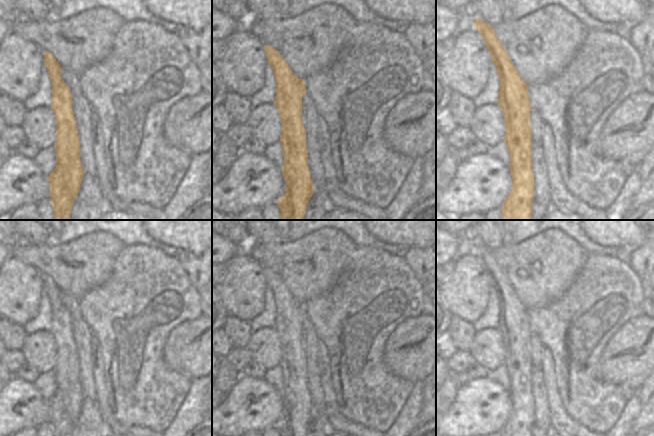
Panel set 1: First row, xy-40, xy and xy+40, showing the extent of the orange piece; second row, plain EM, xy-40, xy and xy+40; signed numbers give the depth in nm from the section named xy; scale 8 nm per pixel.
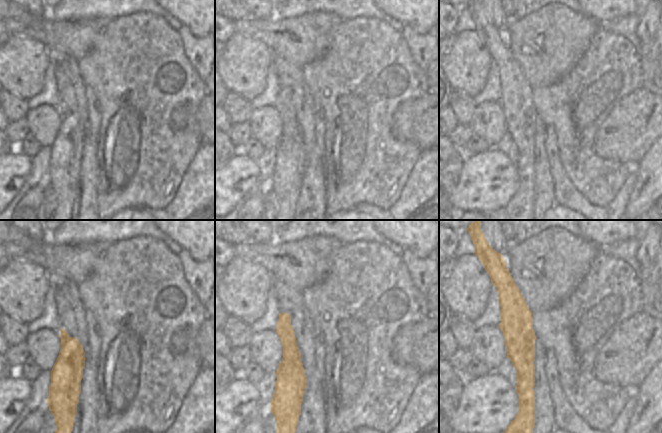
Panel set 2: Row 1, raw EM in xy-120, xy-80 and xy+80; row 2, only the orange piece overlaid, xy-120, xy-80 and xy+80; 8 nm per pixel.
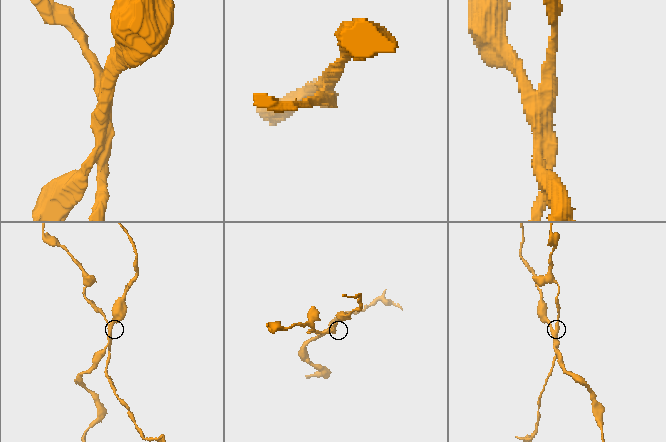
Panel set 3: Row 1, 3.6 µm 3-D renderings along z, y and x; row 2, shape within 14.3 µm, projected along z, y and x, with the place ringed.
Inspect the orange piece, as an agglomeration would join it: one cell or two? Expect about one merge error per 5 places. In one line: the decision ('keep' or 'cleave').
cleave

